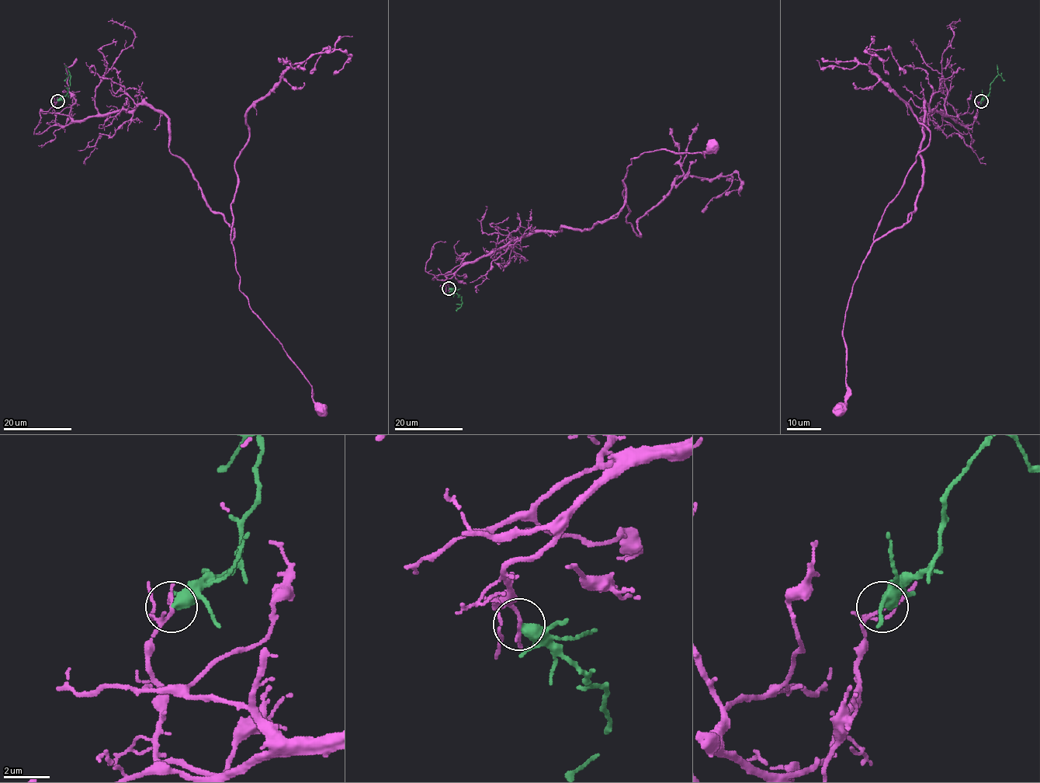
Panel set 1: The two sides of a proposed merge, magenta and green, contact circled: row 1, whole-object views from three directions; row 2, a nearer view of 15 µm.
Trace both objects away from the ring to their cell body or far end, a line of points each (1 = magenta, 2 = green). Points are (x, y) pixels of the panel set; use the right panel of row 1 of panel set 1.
1: (981, 100), (968, 125), (925, 106), (923, 182), (913, 210), (872, 245), (848, 301), (847, 398), (839, 408)
2: (981, 100), (989, 92), (990, 82), (997, 74), (996, 64)

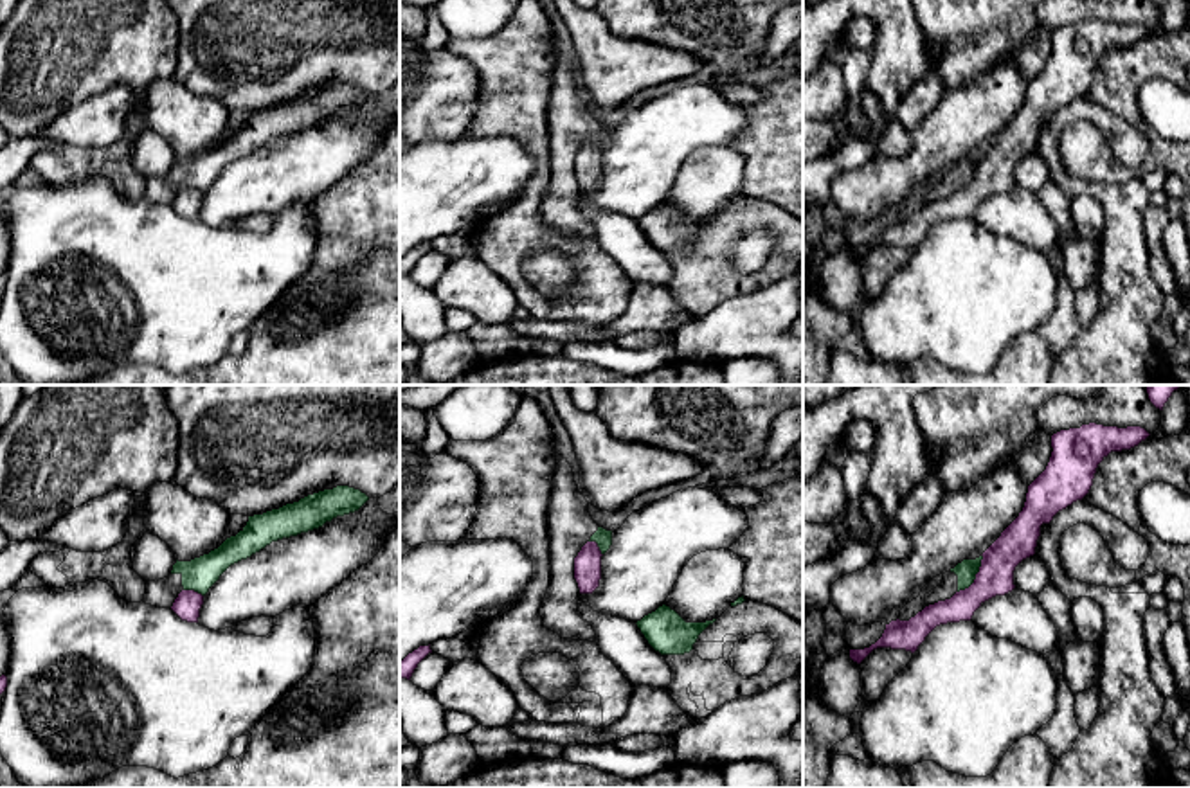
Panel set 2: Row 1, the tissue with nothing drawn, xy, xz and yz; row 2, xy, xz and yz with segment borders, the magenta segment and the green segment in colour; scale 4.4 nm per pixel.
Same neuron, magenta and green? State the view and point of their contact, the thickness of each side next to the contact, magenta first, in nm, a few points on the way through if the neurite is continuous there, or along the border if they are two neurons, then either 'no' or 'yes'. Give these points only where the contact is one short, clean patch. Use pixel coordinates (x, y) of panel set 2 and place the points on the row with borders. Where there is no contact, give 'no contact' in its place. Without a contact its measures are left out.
contact yz (976, 576); calibres 160 and 90 nm; border yz (982, 555), (976, 578), (958, 592); no

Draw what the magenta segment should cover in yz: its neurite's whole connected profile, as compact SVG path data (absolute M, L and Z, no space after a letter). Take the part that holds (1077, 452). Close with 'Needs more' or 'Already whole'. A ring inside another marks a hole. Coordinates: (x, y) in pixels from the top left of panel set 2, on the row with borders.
M1096 423L1053 434L1046 470L1028 486L1019 516L981 554L974 583L951 599L925 606L909 621L891 621L875 644L850 649L850 658L861 664L877 648L915 653L936 626L970 621L985 601L1012 592L1014 570L1035 554L1041 525L1089 493L1098 464L1111 452L1131 450L1149 435L1141 426L1118 428Z. Already whole

